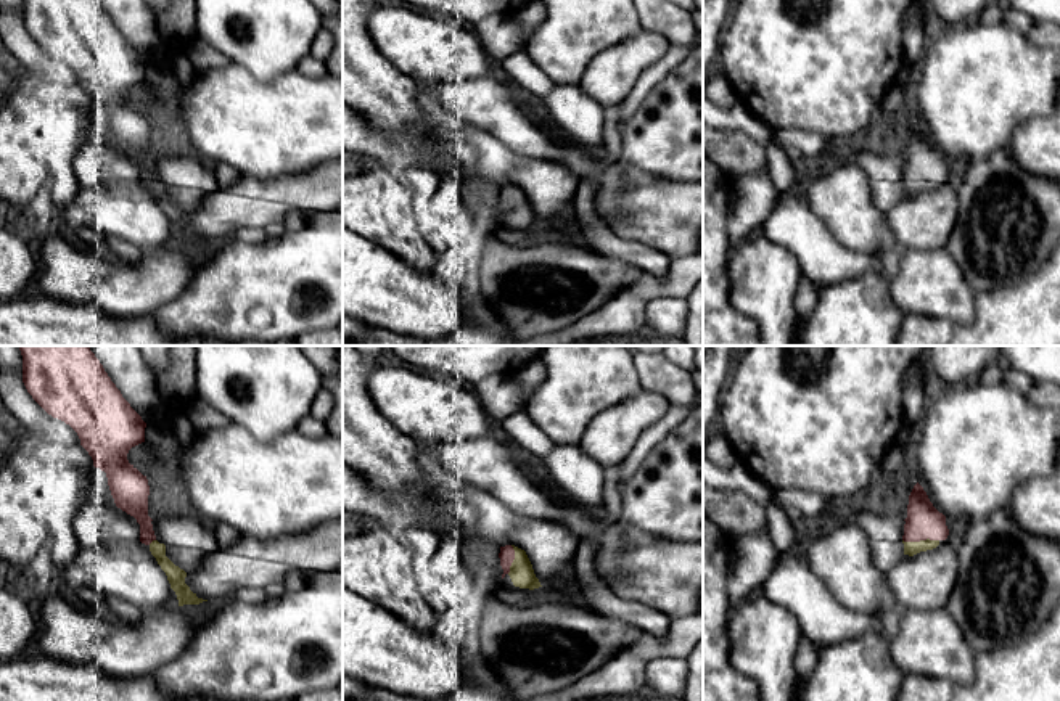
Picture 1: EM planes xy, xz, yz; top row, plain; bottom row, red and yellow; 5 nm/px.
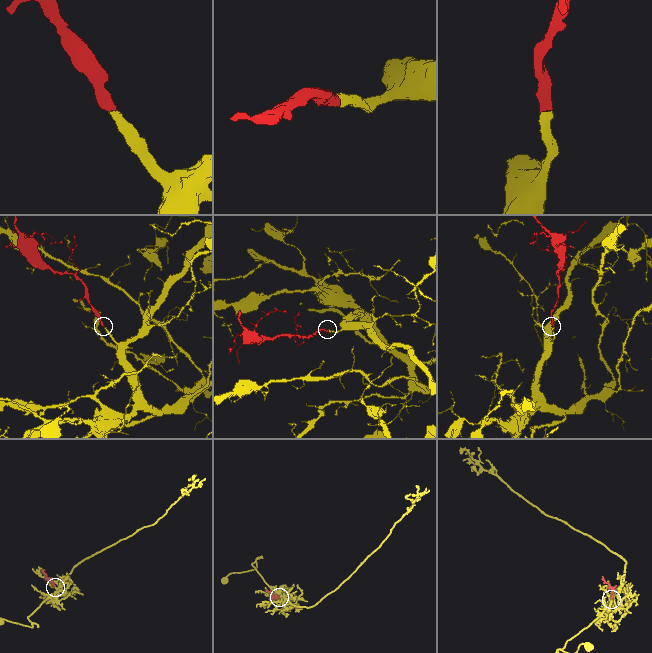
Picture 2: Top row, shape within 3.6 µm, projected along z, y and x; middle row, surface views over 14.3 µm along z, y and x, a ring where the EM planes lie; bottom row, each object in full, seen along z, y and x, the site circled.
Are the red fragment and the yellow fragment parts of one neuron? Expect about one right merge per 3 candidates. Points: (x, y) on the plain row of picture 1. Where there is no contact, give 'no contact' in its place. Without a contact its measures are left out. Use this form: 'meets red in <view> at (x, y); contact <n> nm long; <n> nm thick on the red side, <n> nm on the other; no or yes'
meets red in yz at (920, 179); contact 180 nm long; 180 nm thick on the red side, 70 nm on the other; yes

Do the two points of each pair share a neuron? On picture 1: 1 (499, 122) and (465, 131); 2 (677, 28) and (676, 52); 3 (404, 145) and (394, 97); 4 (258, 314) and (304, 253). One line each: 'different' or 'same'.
1: different
2: different
3: different
4: same

